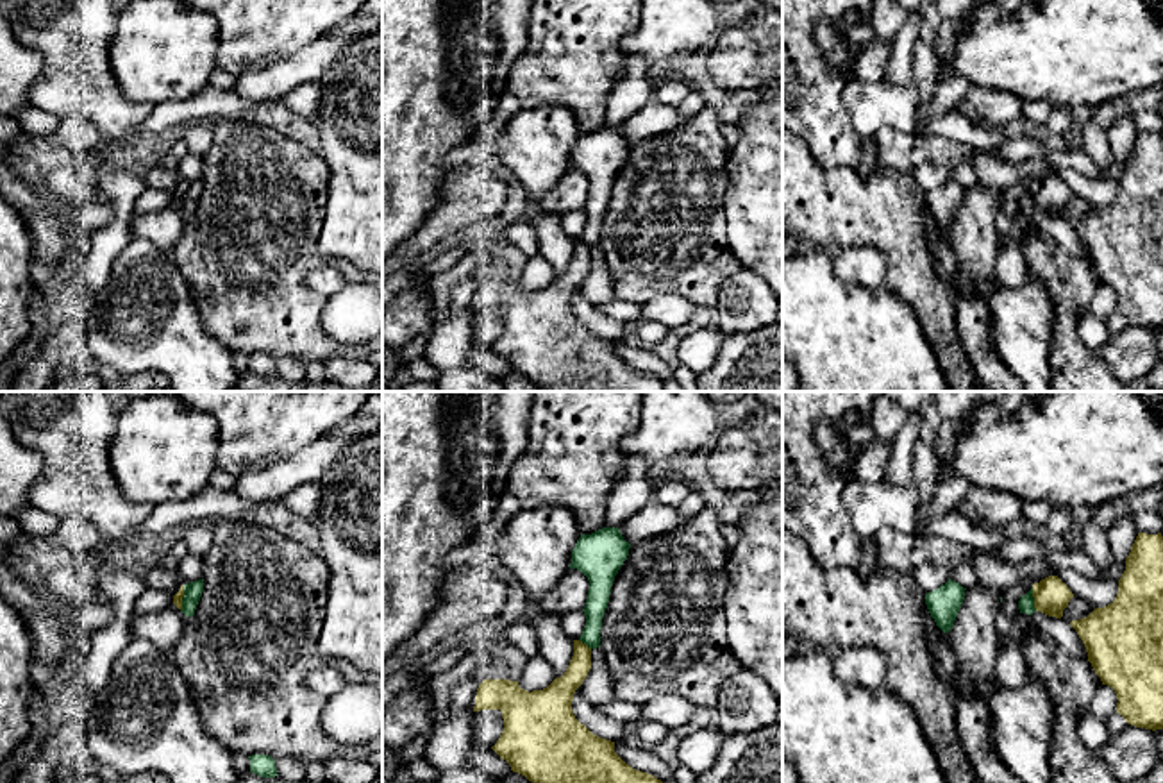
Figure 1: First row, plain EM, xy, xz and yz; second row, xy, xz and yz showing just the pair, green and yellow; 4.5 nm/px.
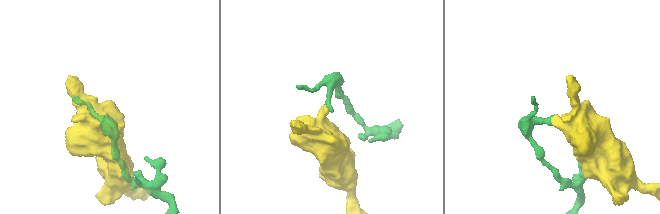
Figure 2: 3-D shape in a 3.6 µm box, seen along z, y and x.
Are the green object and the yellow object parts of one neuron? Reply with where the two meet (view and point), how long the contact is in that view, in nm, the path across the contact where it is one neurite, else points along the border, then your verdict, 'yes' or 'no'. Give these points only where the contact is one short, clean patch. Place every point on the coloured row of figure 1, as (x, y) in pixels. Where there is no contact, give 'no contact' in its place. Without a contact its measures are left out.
yz (1033, 599) | 110 nm | along yz (1031, 589), (1037, 610) | no

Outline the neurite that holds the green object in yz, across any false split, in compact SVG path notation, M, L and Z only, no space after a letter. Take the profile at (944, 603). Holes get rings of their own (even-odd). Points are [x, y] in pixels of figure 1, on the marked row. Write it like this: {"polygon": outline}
{"polygon": "M949 579L940 588L925 594L927 610L943 633L952 629L965 599L965 590L959 583Z"}

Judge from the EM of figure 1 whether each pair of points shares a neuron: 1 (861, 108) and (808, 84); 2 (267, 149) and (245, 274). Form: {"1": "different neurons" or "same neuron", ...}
{"1": "different neurons", "2": "same neuron"}

